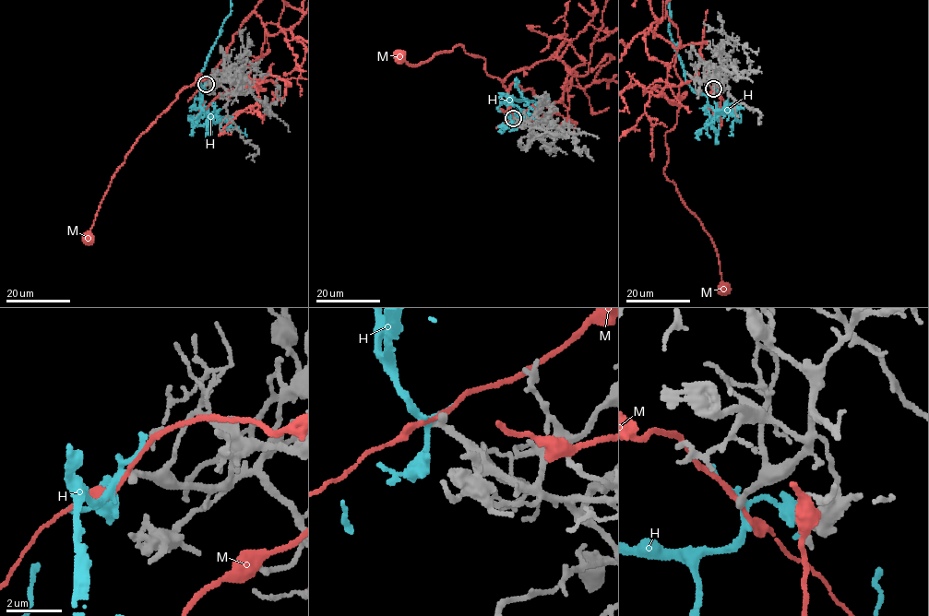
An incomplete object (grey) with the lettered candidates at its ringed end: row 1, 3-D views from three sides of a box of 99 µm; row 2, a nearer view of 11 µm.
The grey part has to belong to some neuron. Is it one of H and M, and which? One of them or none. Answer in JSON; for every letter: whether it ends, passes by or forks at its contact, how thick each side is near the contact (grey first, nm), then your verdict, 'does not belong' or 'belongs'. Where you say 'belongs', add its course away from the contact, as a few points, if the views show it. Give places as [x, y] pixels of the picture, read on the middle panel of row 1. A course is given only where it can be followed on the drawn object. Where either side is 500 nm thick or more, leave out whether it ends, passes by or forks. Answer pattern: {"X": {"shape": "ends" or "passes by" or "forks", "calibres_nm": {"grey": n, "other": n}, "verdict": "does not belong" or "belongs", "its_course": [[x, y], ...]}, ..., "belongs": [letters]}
{"H": {"shape": "forks", "calibres_nm": {"grey": 280, "other": 190}, "verdict": "belongs"}, "M": {"shape": "passes by", "calibres_nm": {"grey": 280, "other": 170}, "verdict": "does not belong"}, "belongs": ["H"]}

